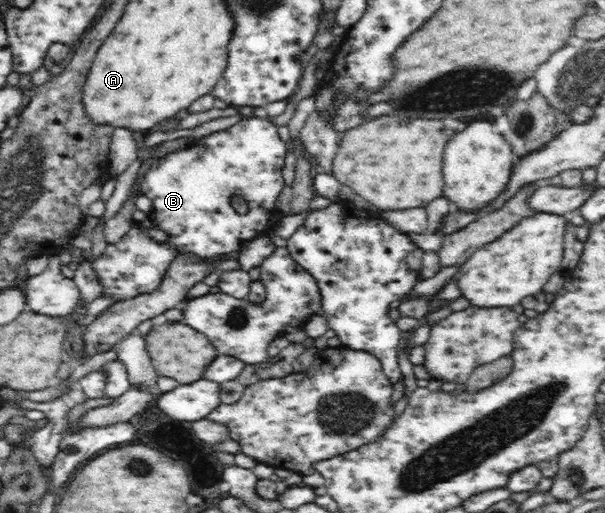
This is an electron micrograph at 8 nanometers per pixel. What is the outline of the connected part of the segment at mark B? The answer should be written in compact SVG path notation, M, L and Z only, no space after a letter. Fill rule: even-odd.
M243 118L226 131L217 131L203 137L205 145L175 150L163 159L157 159L147 169L141 182L141 191L152 201L151 216L157 228L168 234L169 244L180 252L193 252L199 258L216 258L239 249L247 240L265 233L279 225L284 214L275 208L275 201L284 186L283 171L285 154L290 144L284 143L278 134L278 127L268 119ZM233 195L241 195L248 203L248 212L239 214L231 204Z

